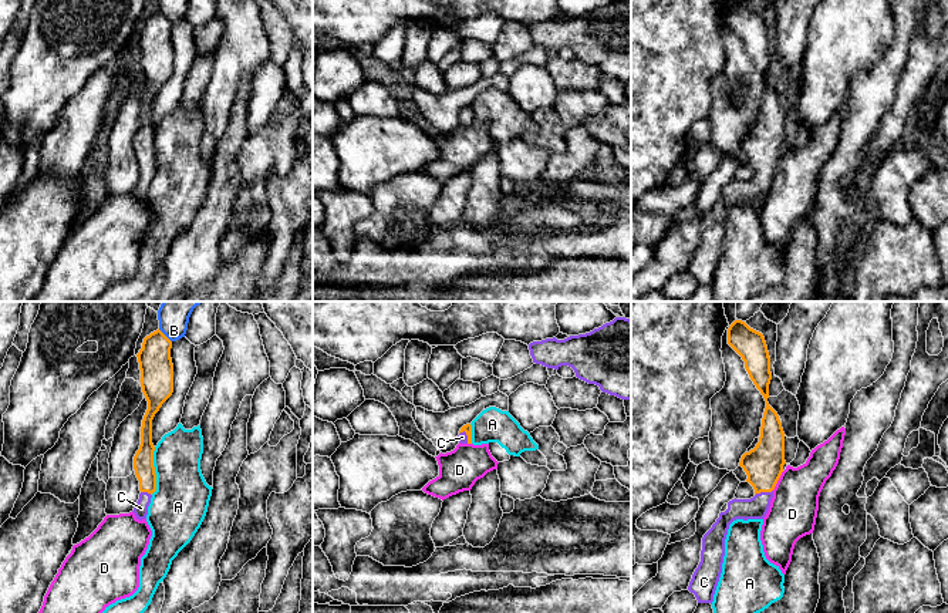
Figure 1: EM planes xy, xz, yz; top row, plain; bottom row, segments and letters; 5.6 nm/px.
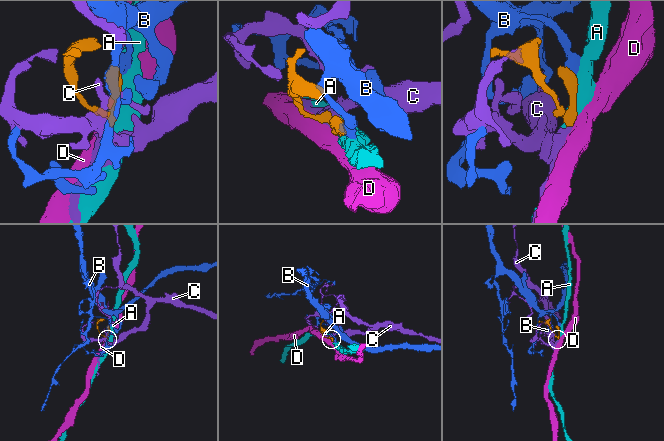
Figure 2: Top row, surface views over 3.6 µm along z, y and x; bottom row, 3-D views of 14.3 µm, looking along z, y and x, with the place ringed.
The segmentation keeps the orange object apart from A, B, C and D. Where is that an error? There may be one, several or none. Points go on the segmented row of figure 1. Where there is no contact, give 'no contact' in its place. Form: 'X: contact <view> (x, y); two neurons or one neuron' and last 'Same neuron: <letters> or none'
A: contact xy (154, 471); two neurons
B: contact xy (165, 336); two neurons
C: contact yz (763, 491); one neuron
D: contact yz (778, 480); two neurons
Same neuron: C

